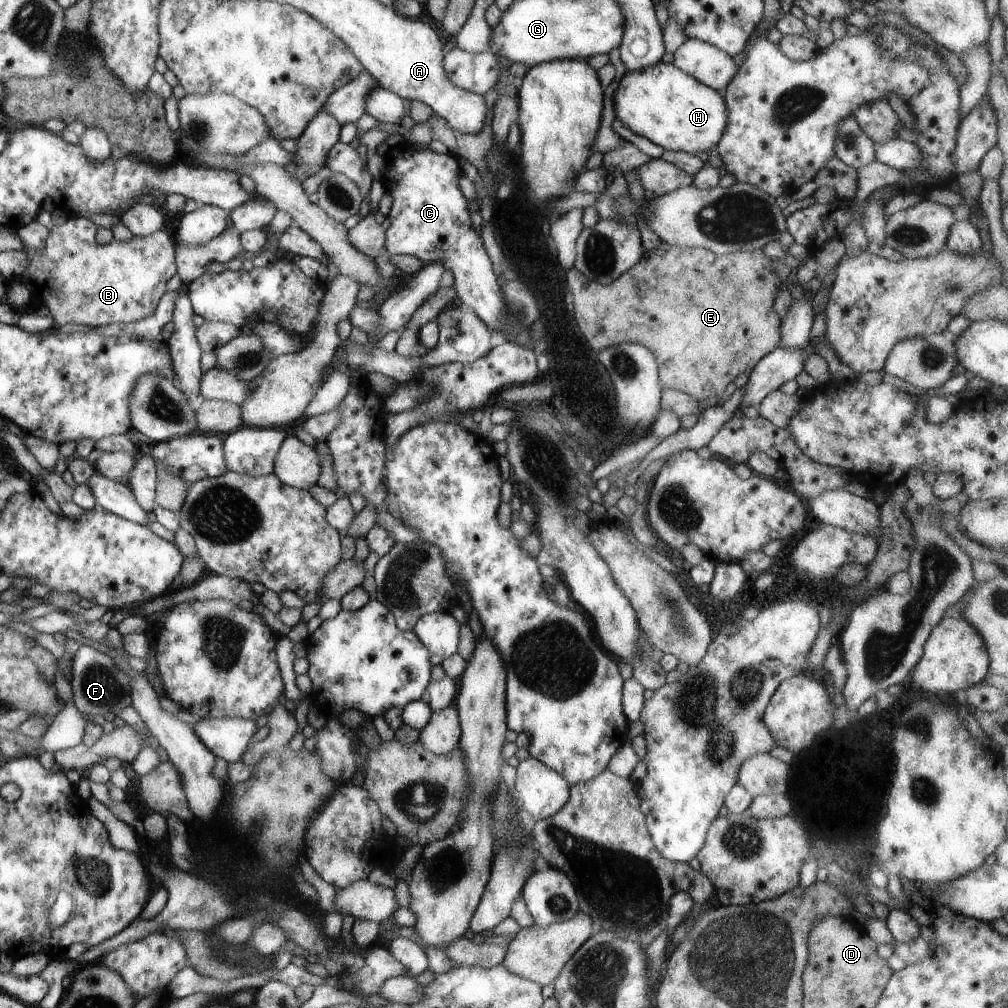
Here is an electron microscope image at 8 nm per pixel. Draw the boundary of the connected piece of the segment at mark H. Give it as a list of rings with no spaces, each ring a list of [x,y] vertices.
[[[664,62],[638,72],[627,72],[612,98],[614,114],[628,130],[673,152],[710,153],[720,144],[728,126],[728,108],[722,94]]]

